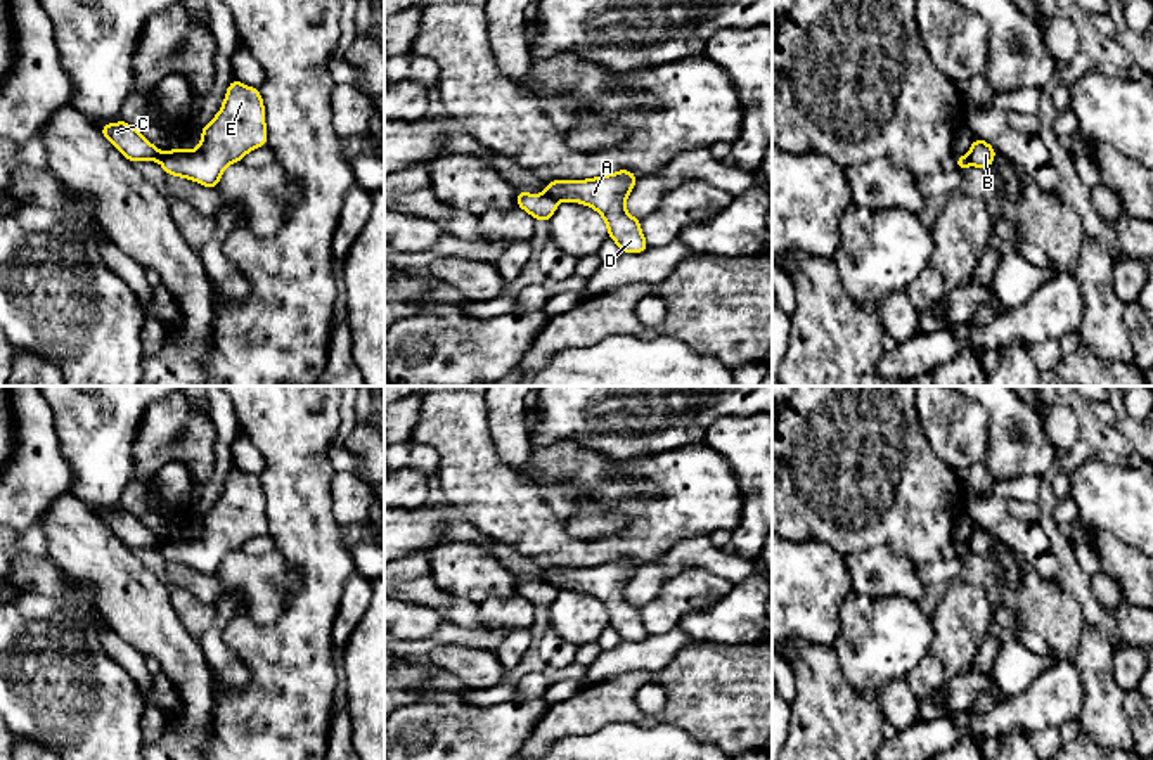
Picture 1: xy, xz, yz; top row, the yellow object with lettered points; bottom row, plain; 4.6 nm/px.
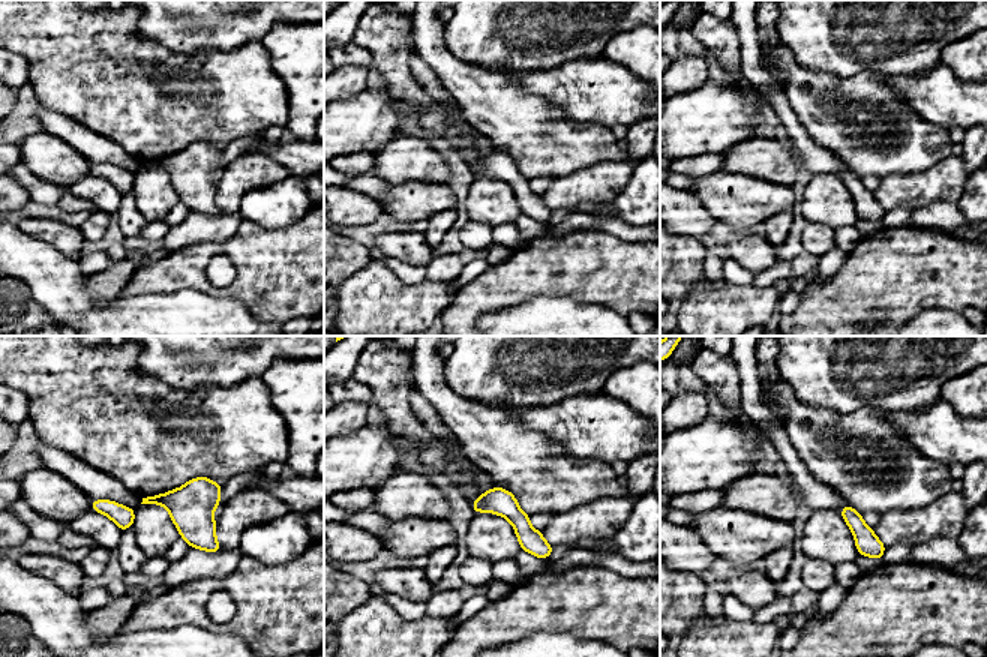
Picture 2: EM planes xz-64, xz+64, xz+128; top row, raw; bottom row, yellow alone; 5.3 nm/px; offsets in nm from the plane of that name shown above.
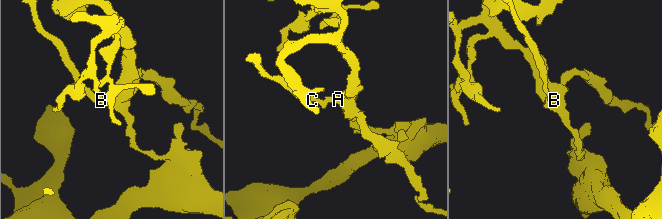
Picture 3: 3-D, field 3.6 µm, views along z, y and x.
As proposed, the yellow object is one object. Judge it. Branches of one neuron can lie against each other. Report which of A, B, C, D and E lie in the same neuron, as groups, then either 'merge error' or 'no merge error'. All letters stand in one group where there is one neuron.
A B C D E; no merge error

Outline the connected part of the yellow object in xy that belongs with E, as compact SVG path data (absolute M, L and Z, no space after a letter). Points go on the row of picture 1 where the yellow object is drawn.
M232 78L218 114L203 126L197 149L161 152L125 119L99 128L132 163L159 161L166 175L216 189L223 170L254 147L267 145L265 106L258 88Z

